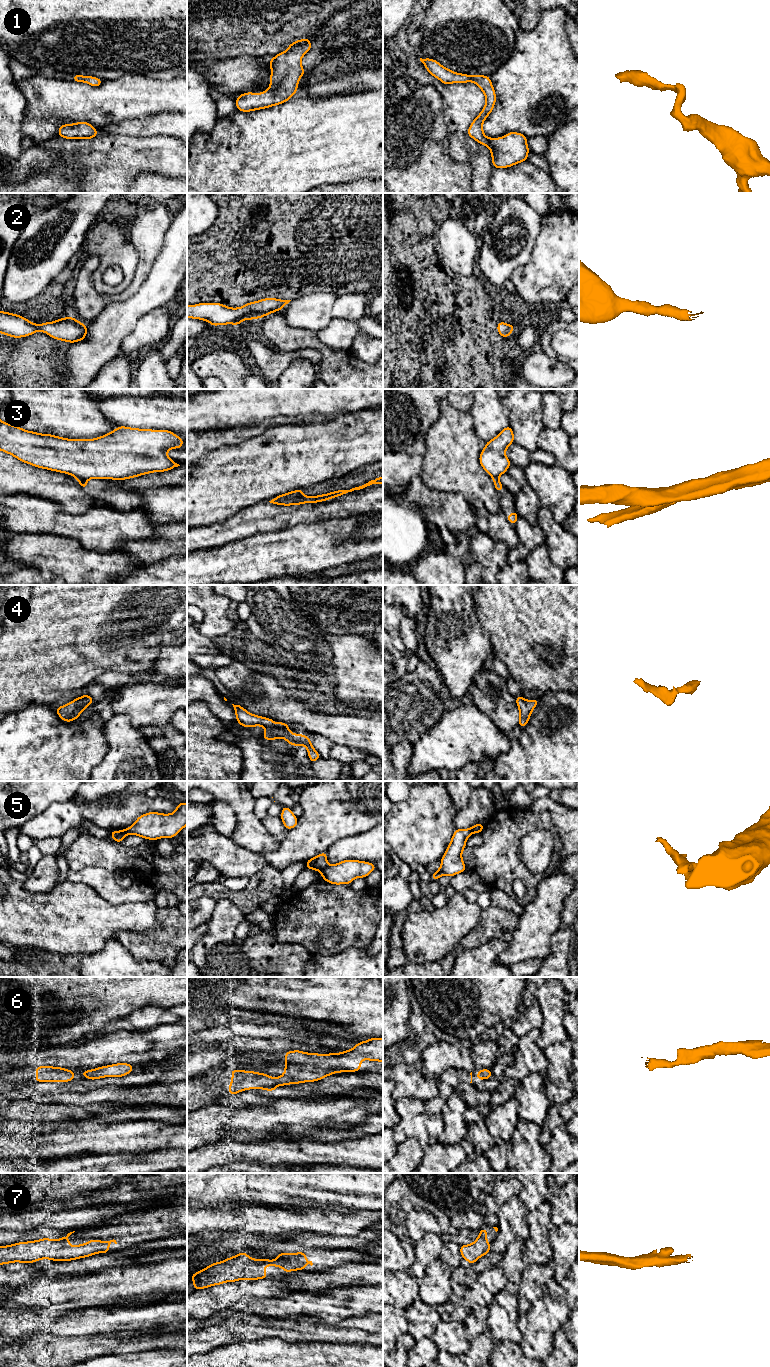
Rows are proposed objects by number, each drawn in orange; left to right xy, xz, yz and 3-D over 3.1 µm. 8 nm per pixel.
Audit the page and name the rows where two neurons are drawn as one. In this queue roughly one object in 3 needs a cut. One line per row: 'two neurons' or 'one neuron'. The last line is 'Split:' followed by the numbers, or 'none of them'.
1: one neuron
2: one neuron
3: two neurons
4: one neuron
5: two neurons
6: one neuron
7: one neuron
Split: 3, 5

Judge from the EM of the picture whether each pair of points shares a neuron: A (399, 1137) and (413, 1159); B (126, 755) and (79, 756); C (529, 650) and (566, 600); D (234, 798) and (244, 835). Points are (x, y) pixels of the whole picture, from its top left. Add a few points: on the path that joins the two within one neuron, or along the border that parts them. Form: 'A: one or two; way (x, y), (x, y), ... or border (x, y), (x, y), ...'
A: two; border (397, 1145), (407, 1138), (414, 1138), (421, 1147)
B: two; border (103, 732), (108, 752), (91, 770)
C: one; way (540, 638), (564, 612)
D: one; way (243, 807), (244, 826)

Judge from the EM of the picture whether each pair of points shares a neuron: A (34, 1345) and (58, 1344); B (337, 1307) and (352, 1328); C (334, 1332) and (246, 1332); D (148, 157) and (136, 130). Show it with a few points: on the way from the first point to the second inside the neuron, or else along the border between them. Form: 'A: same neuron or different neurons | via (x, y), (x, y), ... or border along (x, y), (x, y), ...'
A: same neuron | via (40, 1345), (52, 1345)
B: different neurons | border along (369, 1314), (334, 1323), (322, 1319)
C: same neuron | via (312, 1332), (268, 1332)
D: different neurons | border along (116, 134), (138, 136), (162, 135)

